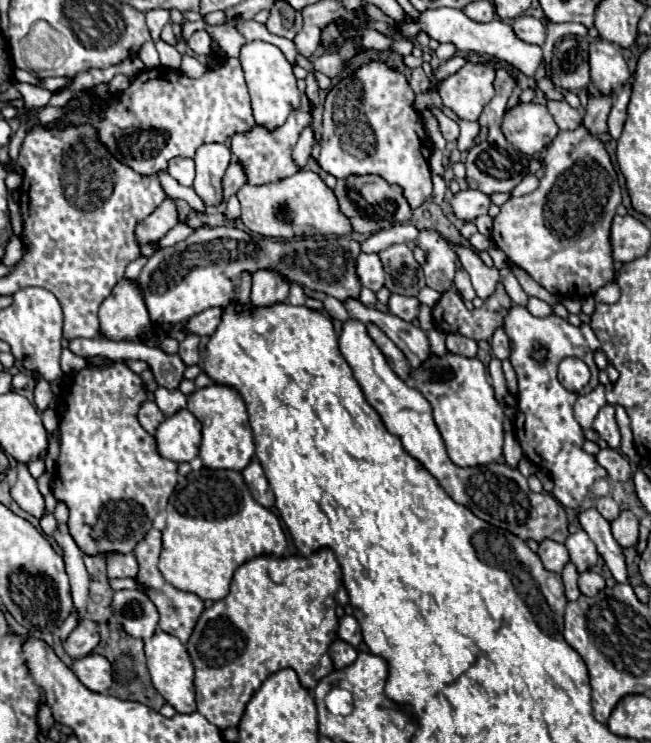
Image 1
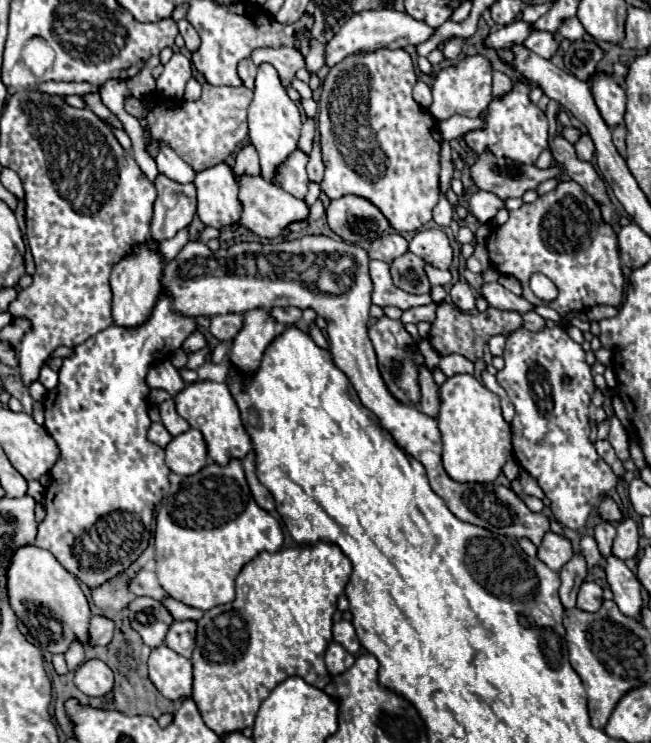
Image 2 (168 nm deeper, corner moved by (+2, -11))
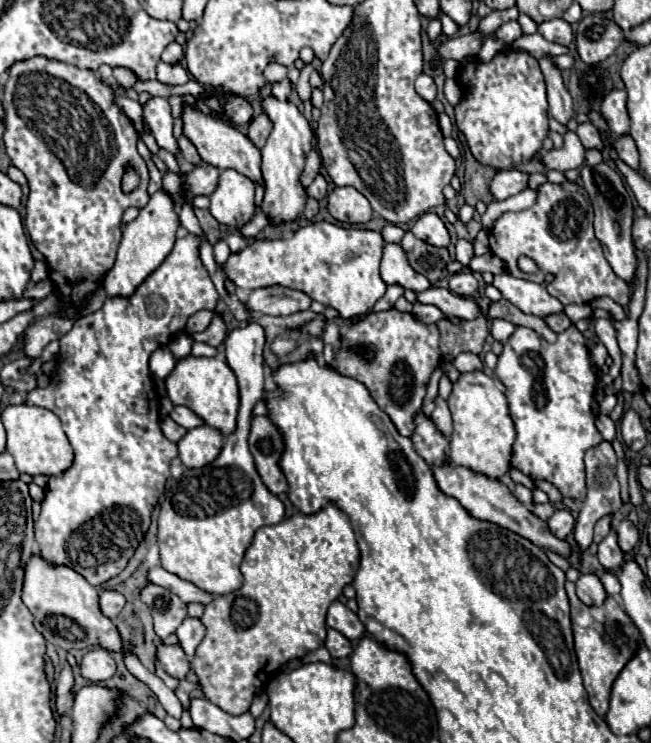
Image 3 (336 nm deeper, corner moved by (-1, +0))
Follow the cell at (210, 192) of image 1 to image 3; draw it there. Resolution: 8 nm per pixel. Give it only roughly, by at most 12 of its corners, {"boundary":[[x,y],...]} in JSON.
{"boundary":[[221,170],[209,212],[231,228],[255,214],[255,184],[235,170]]}

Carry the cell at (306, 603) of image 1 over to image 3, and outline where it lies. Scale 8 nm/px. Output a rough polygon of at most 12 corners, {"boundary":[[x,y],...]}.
{"boundary":[[335,504],[259,528],[191,666],[235,716],[323,646],[359,548]]}

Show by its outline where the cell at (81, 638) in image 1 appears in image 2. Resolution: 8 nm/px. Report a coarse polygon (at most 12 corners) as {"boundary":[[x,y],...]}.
{"boundary":[[92,615],[90,645],[108,645],[114,621]]}

